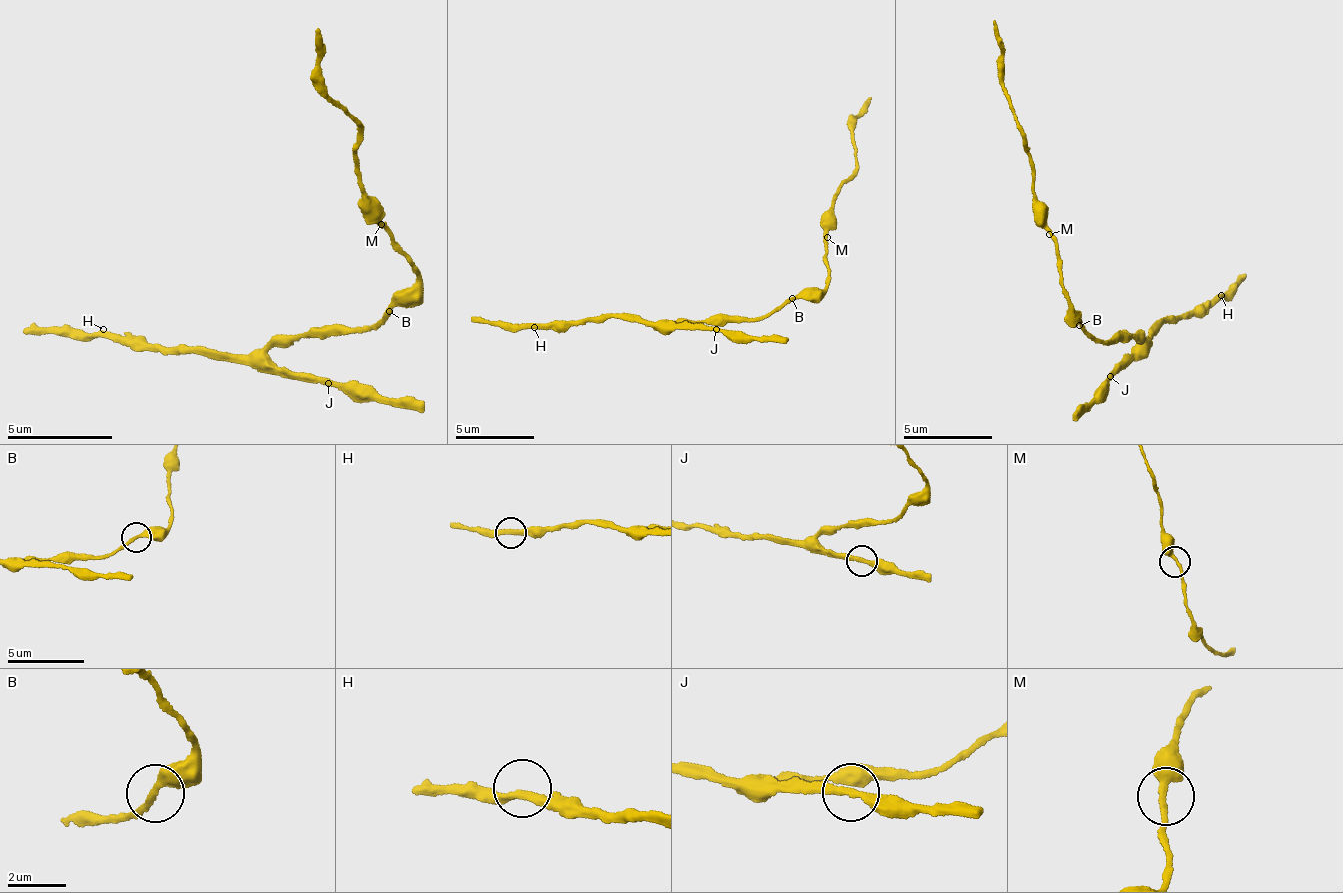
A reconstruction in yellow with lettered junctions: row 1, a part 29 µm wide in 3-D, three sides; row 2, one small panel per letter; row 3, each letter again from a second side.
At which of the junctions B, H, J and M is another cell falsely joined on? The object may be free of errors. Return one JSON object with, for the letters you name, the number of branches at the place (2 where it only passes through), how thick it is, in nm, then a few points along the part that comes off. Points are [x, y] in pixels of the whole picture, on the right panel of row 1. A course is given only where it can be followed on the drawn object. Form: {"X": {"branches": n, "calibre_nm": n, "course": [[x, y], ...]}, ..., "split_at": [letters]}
{"split_at": []}

